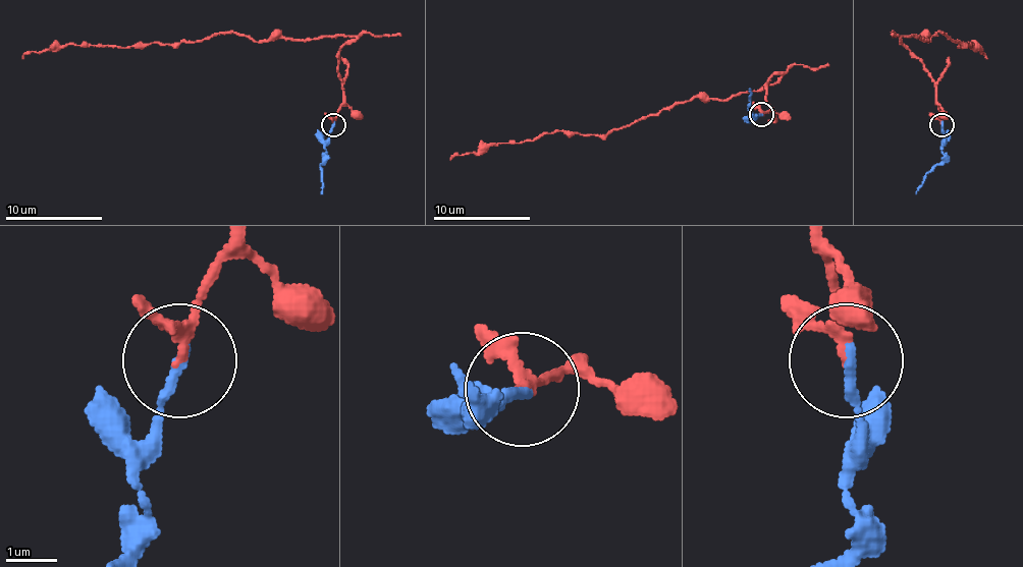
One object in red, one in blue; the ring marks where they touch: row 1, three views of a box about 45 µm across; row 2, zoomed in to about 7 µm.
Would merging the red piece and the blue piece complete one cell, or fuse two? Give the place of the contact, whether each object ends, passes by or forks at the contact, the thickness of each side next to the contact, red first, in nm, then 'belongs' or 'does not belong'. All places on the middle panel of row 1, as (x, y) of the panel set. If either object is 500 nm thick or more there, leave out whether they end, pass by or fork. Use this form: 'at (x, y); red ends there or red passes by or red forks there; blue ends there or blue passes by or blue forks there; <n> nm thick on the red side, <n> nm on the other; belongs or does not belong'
at (761, 114); red passes by; blue ends there; 140 nm thick on the red side, 240 nm on the other; belongs

